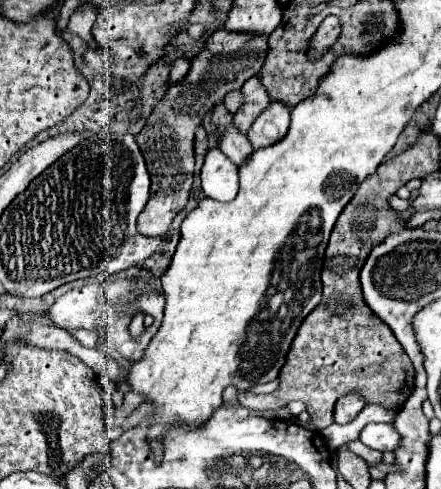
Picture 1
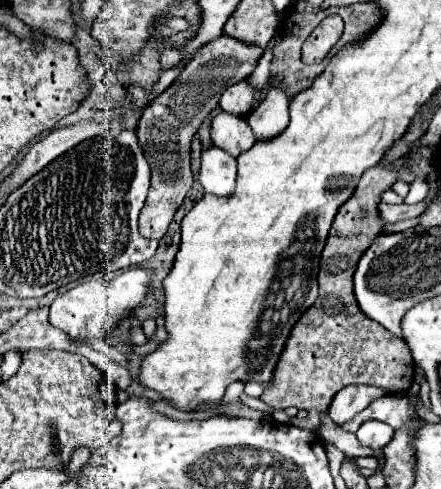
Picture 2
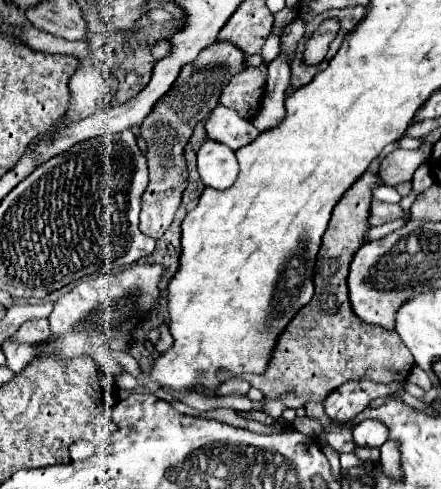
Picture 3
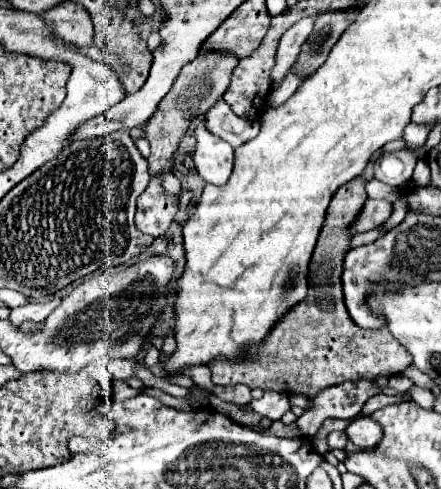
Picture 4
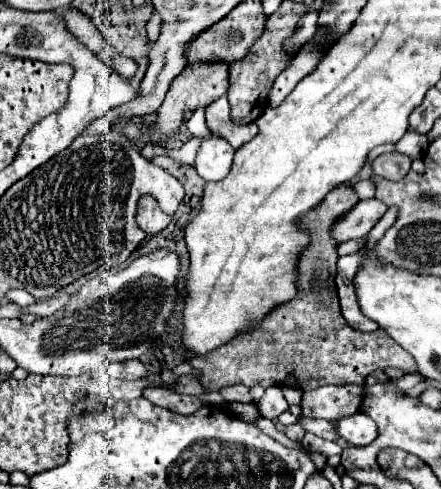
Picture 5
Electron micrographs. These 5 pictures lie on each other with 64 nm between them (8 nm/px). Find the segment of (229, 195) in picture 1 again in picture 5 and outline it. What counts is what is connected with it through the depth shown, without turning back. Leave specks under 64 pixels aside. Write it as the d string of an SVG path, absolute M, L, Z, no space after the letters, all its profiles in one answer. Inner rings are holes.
M212 134L202 140L194 168L206 182L218 182L228 176L232 158L234 148L224 138Z

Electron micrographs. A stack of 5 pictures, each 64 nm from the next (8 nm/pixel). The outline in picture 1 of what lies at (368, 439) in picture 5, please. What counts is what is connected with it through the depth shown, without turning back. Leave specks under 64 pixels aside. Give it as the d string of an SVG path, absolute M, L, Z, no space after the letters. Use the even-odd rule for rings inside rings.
M368 424L362 430L360 440L374 450L392 452L396 450L396 444L400 444L400 434L392 424Z

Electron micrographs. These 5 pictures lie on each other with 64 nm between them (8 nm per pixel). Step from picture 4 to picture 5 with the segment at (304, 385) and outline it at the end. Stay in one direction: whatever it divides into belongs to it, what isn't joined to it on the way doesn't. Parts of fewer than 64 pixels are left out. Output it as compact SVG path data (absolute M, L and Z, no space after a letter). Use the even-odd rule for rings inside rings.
M342 184L326 196L320 208L306 214L304 226L310 228L312 242L302 252L298 262L298 296L270 312L256 328L256 332L242 334L206 356L192 356L188 362L202 370L200 382L204 388L220 390L234 384L252 388L260 384L264 388L290 386L300 390L314 390L324 384L364 384L368 374L386 368L416 372L414 358L382 328L368 334L356 332L354 328L348 328L340 316L340 302L334 282L338 242L332 238L330 230L338 218L356 206L358 200L360 198L352 186Z

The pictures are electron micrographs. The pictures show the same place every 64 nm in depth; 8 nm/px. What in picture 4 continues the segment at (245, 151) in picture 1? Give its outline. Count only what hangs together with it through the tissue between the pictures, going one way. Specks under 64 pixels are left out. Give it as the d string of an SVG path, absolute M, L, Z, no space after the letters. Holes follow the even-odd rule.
M218 100L206 114L206 128L214 136L226 140L232 148L242 146L244 142L252 140L258 134L258 124L248 122L232 112L232 108L224 102Z

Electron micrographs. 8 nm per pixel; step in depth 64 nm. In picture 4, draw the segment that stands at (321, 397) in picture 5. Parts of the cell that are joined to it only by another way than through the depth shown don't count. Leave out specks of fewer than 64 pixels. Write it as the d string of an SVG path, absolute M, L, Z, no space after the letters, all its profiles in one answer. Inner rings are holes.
M372 380L347 381L340 386L322 390L322 394L318 398L312 398L312 408L306 410L296 420L298 430L304 436L314 438L326 418L354 420L356 416L360 416L360 410L366 404L366 400L380 392L382 392L382 388Z

